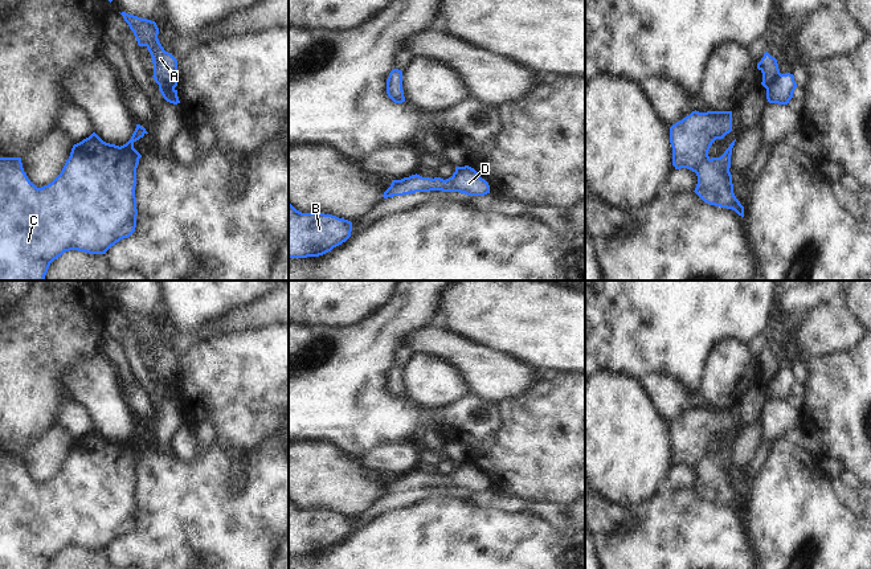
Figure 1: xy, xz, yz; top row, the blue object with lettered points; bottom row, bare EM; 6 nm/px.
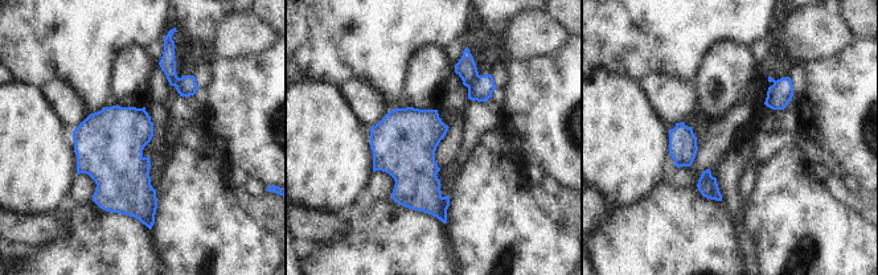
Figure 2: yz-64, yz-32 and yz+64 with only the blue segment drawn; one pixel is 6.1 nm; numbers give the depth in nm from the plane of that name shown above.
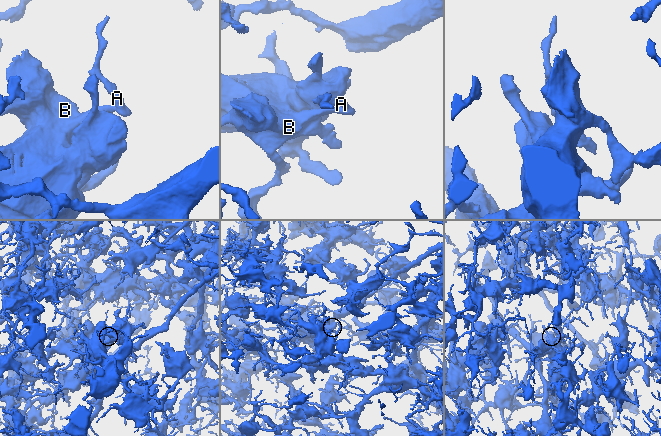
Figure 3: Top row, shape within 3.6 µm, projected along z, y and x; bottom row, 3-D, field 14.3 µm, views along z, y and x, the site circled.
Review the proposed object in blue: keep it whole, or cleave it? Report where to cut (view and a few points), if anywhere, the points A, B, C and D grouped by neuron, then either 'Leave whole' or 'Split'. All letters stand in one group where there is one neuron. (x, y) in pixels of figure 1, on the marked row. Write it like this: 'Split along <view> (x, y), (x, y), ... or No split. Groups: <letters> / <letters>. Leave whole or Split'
Split along yz (780, 73), (767, 89). Groups: A / B C D. Split.

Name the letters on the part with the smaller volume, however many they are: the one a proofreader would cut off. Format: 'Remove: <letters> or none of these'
Remove: A

